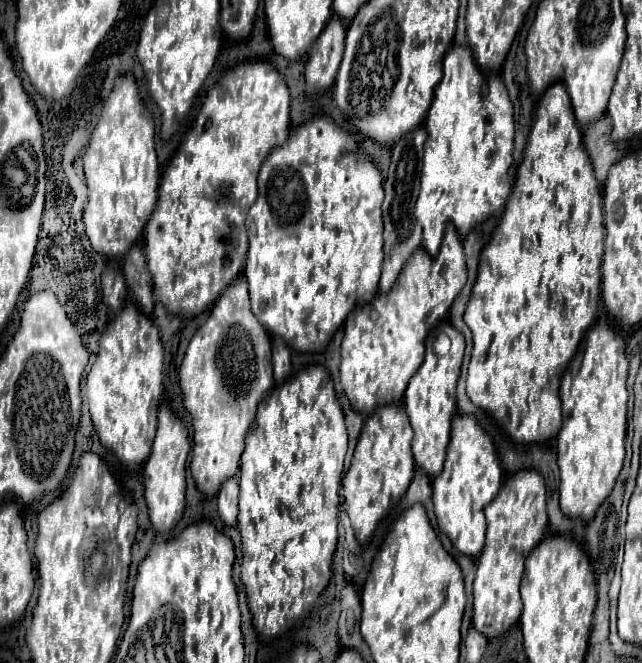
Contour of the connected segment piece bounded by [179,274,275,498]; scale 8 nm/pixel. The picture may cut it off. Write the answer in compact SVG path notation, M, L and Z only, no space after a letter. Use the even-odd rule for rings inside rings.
M243 274L231 284L231 288L227 288L219 296L205 324L191 338L181 364L179 384L183 390L183 404L193 418L193 458L189 468L197 482L197 488L207 498L211 498L219 492L223 480L237 474L239 458L243 452L243 440L255 418L255 404L259 404L265 392L269 392L275 384L271 368L271 338L269 332L259 324L259 320L255 320L255 314L251 312L247 282Z

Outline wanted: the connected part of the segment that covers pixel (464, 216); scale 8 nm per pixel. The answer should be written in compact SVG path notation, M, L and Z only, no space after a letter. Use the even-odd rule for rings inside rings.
M453 44L445 58L443 58L443 78L441 82L437 84L435 88L435 98L433 98L433 104L427 112L427 118L425 118L425 130L427 130L427 142L425 142L425 154L423 154L423 178L421 178L421 192L419 192L419 198L417 198L417 206L415 206L415 216L419 220L419 224L423 226L423 248L427 248L427 252L435 254L439 250L439 244L441 244L441 238L443 238L443 230L445 230L445 224L451 222L455 224L455 228L465 236L475 224L483 222L489 214L497 212L497 210L503 210L505 208L505 202L511 194L511 180L509 180L509 166L511 166L511 150L513 150L513 136L515 136L515 120L513 120L513 106L511 106L511 100L509 100L509 94L507 94L507 88L503 84L503 78L499 74L485 74L475 58L473 58L473 52L469 46L459 46L459 44Z

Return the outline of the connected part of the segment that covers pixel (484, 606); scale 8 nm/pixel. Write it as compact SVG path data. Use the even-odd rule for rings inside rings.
M521 470L509 476L499 494L487 504L487 536L483 552L477 560L477 572L473 582L473 626L483 636L493 638L507 632L517 620L523 608L519 596L519 582L523 576L523 564L527 552L545 536L547 512L545 512L545 482L537 470Z

